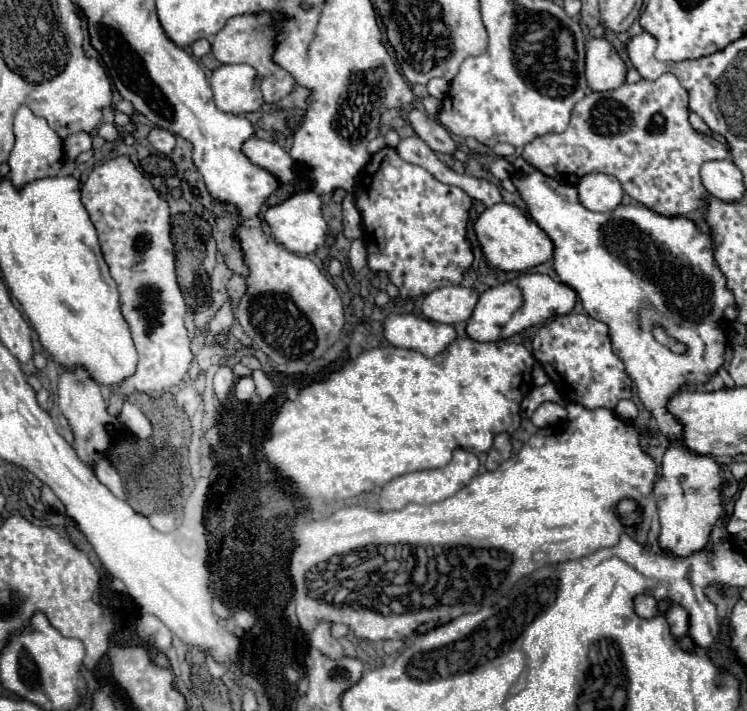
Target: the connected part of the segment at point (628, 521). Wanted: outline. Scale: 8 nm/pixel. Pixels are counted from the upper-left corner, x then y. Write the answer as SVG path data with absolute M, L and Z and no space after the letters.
M625 498L621 500L617 506L615 506L615 512L621 520L623 526L641 526L643 524L643 510L639 508L639 504L631 498Z

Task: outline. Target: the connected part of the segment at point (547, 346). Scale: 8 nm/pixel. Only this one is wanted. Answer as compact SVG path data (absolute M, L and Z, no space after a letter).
M587 314L557 316L541 326L533 338L533 356L543 364L559 394L569 402L583 404L585 408L615 410L619 400L631 398L633 382L627 376L623 362L611 350L607 326Z

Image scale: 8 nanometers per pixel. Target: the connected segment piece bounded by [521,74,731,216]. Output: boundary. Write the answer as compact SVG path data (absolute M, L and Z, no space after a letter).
M663 74L653 82L639 80L635 84L623 84L615 90L591 92L575 104L569 128L565 132L535 138L523 148L521 158L539 172L571 186L575 186L585 174L591 172L611 174L621 182L623 190L631 198L651 208L653 212L663 216L687 216L691 210L703 208L707 198L707 190L703 188L699 178L701 164L707 160L725 160L727 156L731 156L725 144L721 144L713 136L693 130L687 116L687 92L685 88L681 88L679 80L673 74Z

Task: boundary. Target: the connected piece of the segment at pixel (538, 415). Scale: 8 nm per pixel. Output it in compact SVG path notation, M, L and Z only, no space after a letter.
M543 402L535 414L531 416L531 422L537 426L537 428L545 428L545 426L553 426L553 424L559 424L561 420L565 420L567 416L567 410L555 402Z

